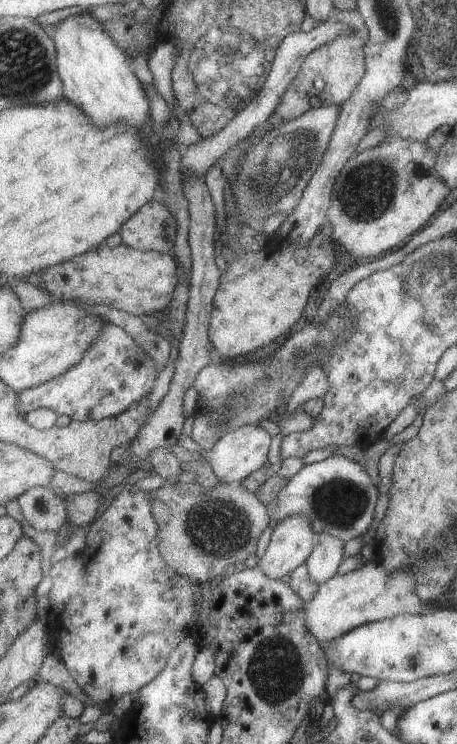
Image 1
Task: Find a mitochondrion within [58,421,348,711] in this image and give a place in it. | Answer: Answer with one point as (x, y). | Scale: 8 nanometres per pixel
(224, 532)

